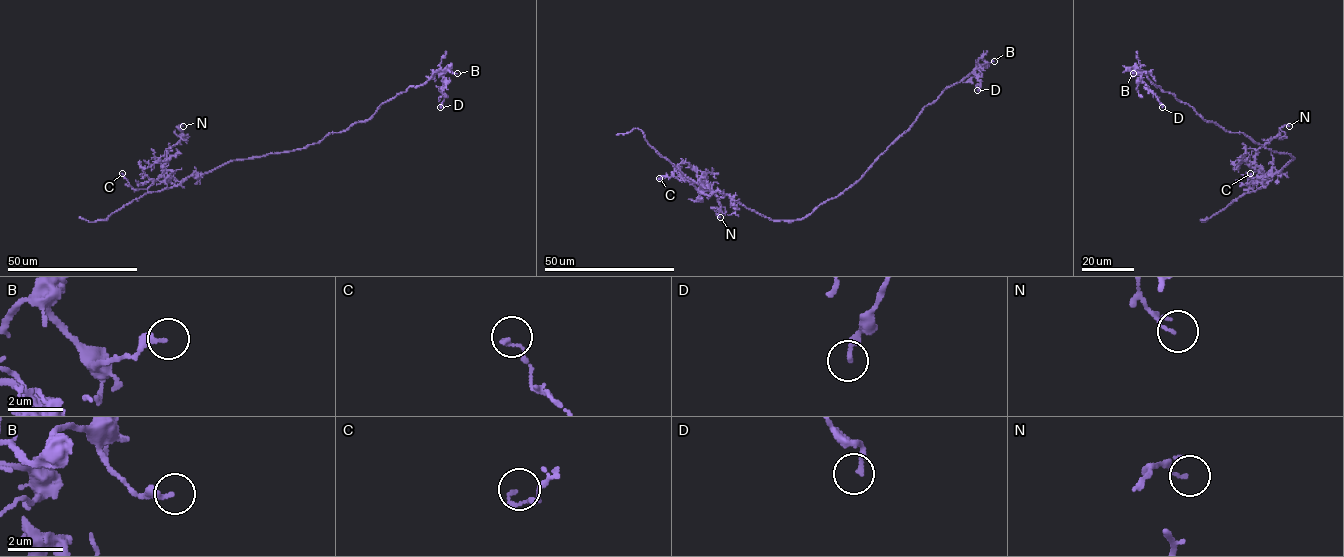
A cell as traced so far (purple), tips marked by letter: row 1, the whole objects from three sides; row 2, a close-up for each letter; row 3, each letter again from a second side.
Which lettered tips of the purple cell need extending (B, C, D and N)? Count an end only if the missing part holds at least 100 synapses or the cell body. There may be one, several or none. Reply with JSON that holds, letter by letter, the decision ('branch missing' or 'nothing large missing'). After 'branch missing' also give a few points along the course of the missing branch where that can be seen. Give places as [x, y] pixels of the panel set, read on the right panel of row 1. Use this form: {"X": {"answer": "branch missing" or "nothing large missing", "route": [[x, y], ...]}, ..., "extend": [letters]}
{"B": {"answer": "nothing large missing"}, "C": {"answer": "nothing large missing"}, "D": {"answer": "nothing large missing"}, "N": {"answer": "nothing large missing"}, "extend": []}

